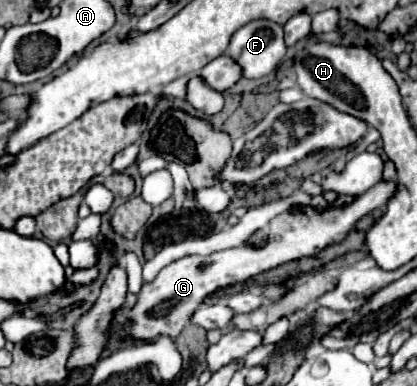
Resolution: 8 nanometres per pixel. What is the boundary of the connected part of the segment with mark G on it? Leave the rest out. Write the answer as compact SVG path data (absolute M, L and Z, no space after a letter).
M381 180L365 194L357 196L357 200L351 204L329 206L325 210L307 206L307 210L287 210L287 214L279 214L279 218L273 218L269 222L269 240L263 248L237 246L213 252L209 256L183 256L179 260L173 260L157 274L153 282L143 284L137 296L137 306L133 310L121 310L115 316L113 326L123 324L125 320L133 320L133 324L127 326L127 334L135 340L153 340L159 334L177 338L183 332L183 328L191 322L191 314L201 306L201 302L207 296L215 294L225 286L243 284L245 280L261 272L273 270L281 264L287 264L291 260L317 256L331 242L341 242L363 216L377 208L385 208L391 200L391 194L395 194L395 180Z

